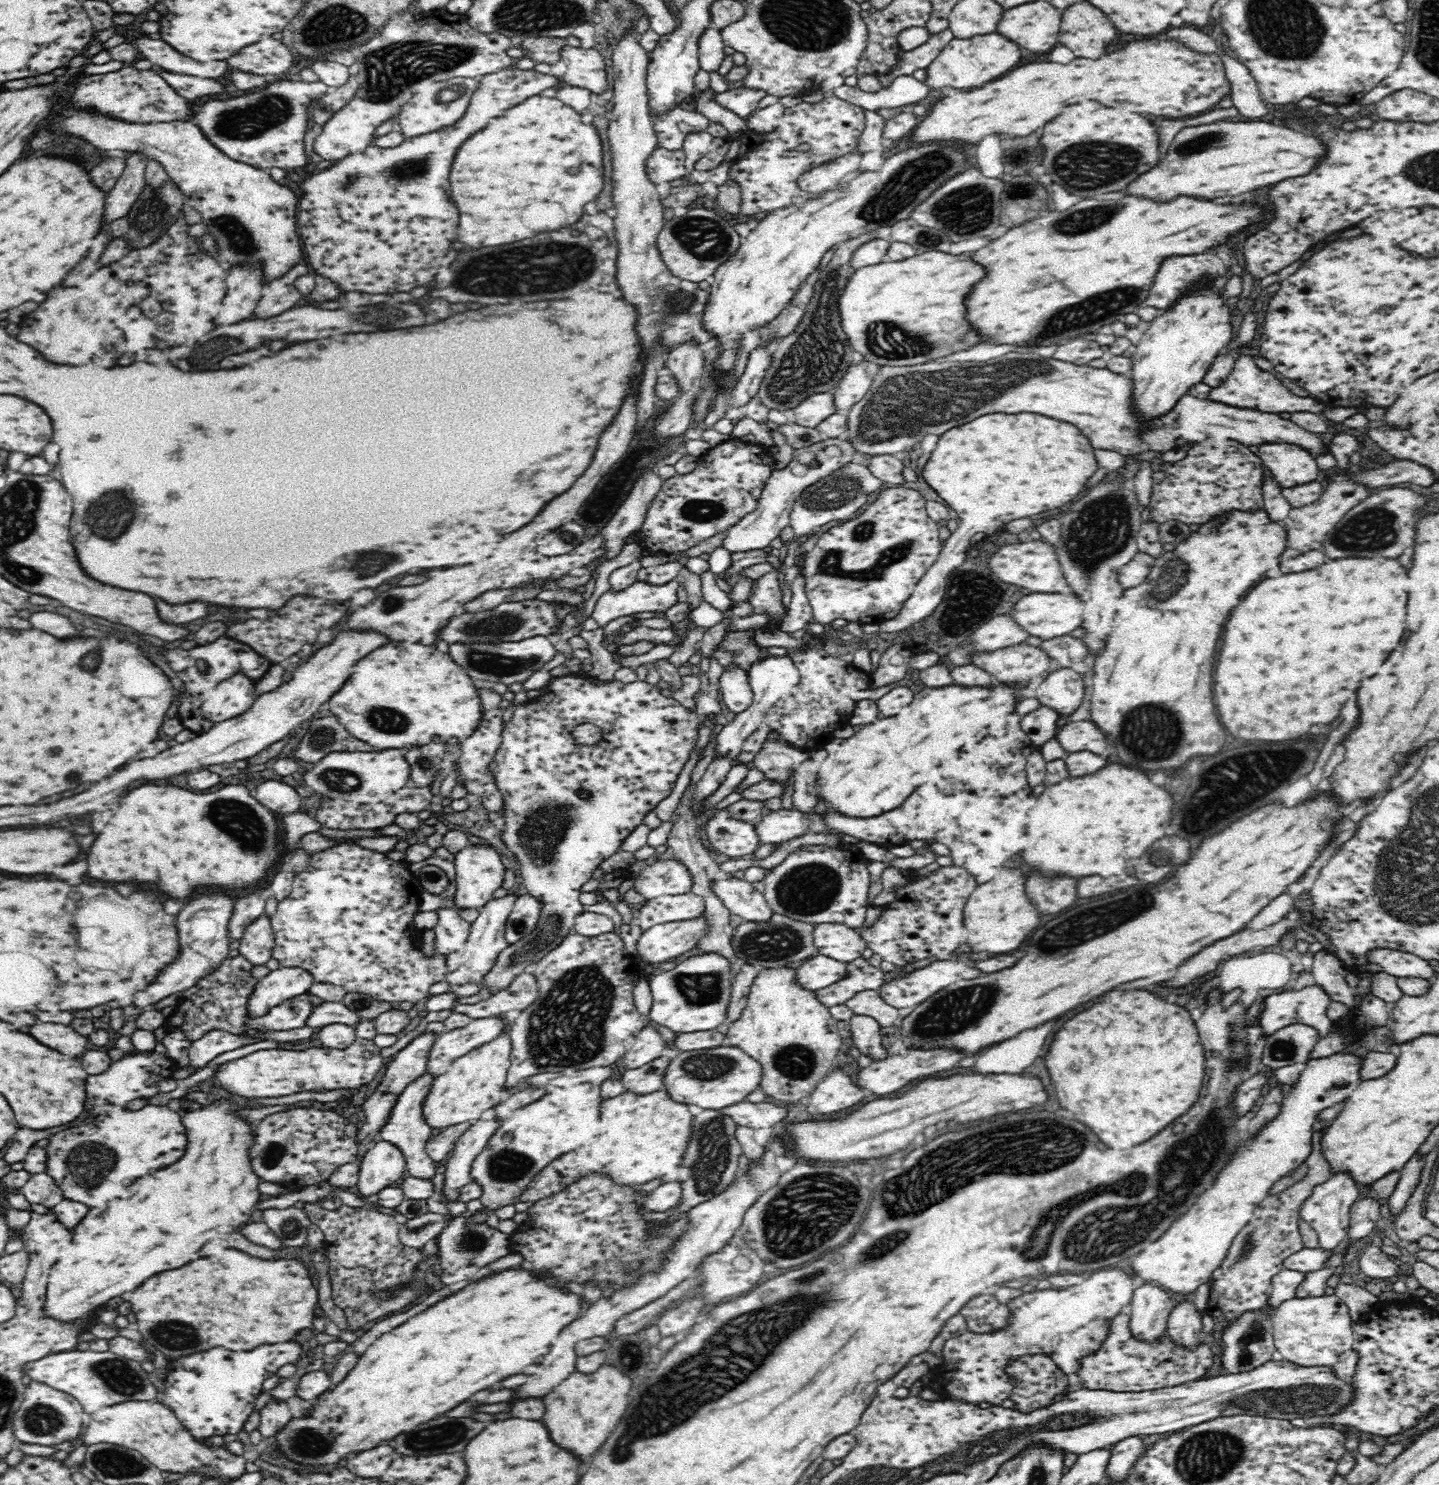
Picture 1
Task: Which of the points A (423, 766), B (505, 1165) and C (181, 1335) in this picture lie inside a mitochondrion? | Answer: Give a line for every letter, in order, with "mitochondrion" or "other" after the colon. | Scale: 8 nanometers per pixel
A: mitochondrion
B: mitochondrion
C: mitochondrion

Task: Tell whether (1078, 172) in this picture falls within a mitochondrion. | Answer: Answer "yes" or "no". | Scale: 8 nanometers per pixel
yes

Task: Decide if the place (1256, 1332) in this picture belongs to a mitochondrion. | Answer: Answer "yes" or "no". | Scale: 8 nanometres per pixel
yes

